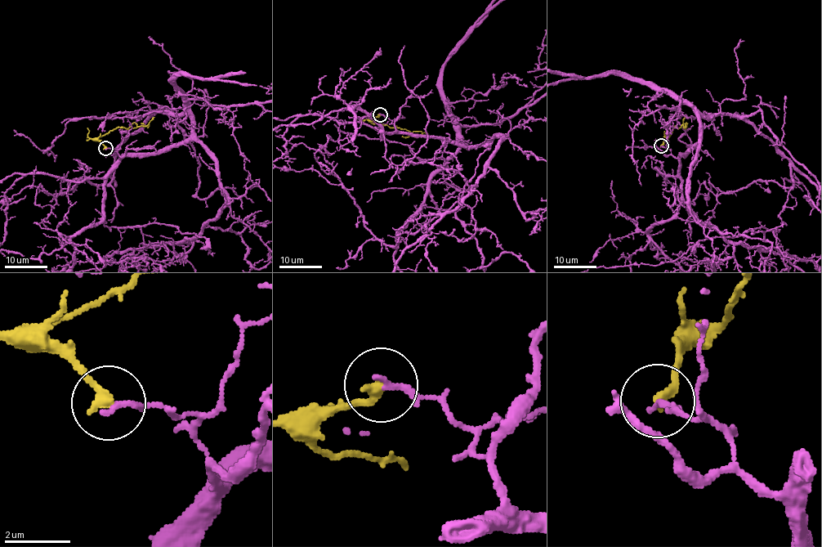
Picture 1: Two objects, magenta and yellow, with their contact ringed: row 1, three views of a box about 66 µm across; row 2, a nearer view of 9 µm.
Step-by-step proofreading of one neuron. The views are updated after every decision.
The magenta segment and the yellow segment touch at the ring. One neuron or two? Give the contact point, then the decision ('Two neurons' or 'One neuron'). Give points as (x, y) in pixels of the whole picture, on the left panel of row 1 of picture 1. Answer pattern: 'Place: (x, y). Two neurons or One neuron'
Place: (105, 148). Two neurons

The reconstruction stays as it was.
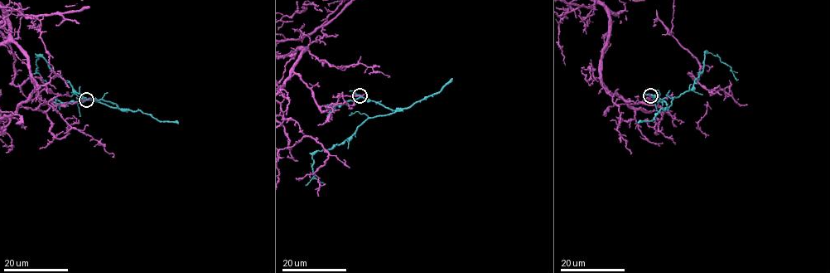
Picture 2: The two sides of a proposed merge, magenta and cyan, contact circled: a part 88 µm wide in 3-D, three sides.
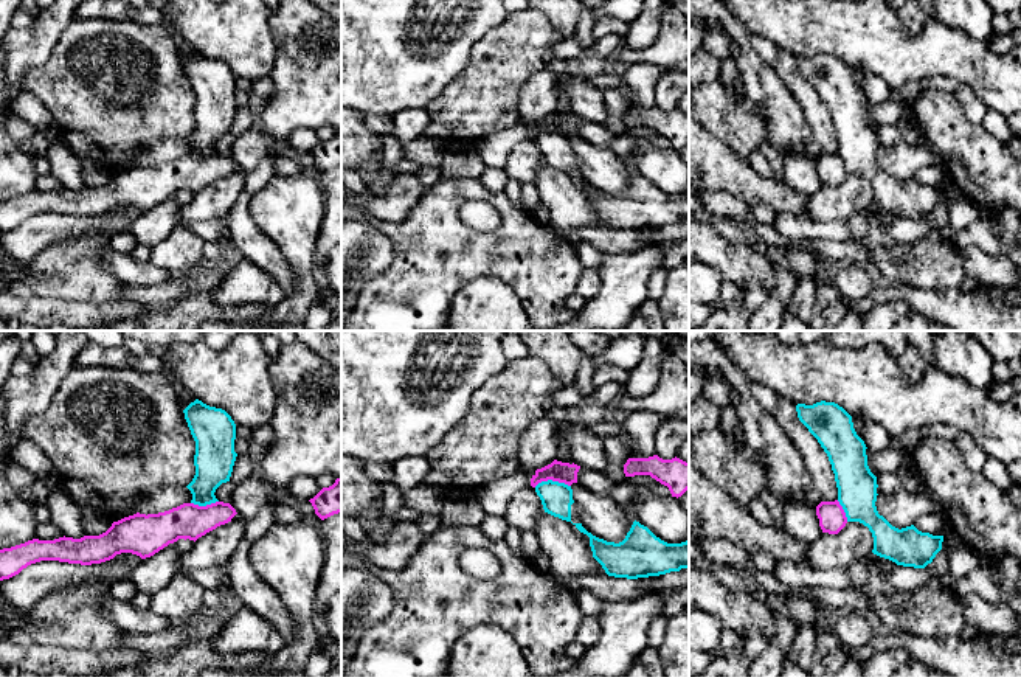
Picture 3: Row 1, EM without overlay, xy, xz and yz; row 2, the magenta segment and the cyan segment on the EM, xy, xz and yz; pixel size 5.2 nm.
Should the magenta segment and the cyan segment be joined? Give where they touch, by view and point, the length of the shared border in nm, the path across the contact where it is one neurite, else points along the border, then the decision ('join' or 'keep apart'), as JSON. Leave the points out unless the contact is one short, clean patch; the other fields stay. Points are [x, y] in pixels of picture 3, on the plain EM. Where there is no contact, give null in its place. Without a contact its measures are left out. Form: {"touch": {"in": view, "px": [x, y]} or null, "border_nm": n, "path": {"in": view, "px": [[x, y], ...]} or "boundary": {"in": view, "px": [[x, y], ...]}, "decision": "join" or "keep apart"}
{"touch": {"in": "xz", "px": [551, 131]}, "border_nm": 190, "boundary": {"in": "xz", "px": [[570, 137], [542, 132], [534, 138]]}, "decision": "keep apart"}

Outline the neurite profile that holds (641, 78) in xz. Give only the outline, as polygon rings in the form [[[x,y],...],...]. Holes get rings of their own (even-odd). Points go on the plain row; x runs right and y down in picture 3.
[[[647,62],[628,65],[621,78],[630,90],[633,101],[630,110],[649,110],[655,107],[656,85],[661,76],[661,68]]]

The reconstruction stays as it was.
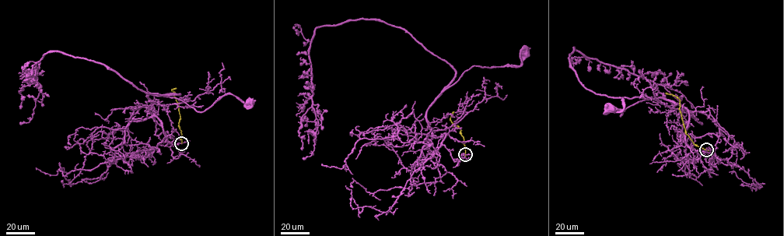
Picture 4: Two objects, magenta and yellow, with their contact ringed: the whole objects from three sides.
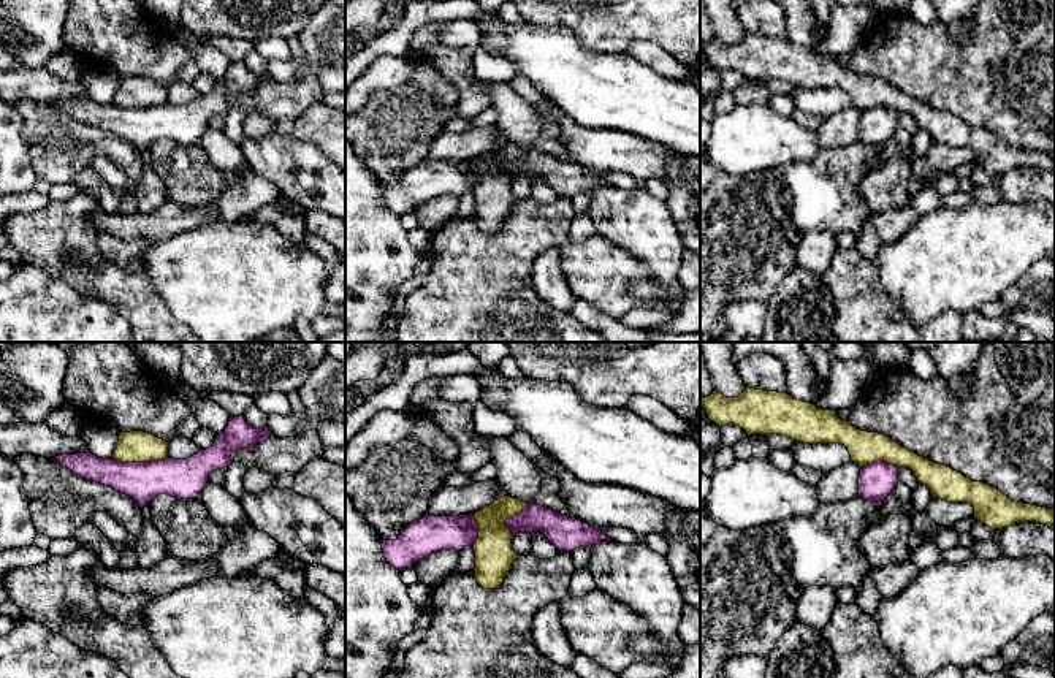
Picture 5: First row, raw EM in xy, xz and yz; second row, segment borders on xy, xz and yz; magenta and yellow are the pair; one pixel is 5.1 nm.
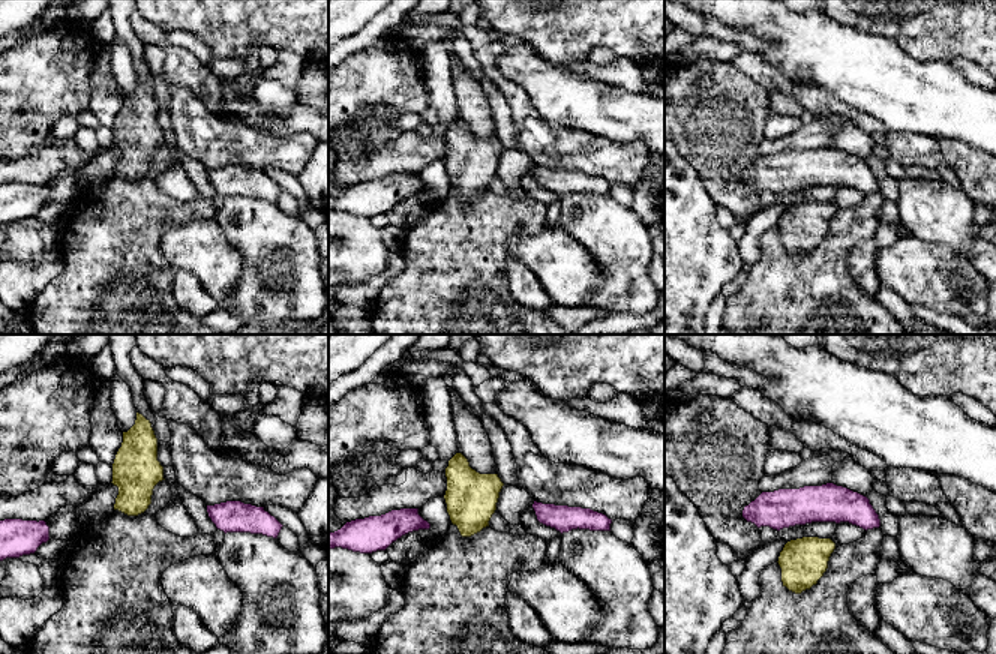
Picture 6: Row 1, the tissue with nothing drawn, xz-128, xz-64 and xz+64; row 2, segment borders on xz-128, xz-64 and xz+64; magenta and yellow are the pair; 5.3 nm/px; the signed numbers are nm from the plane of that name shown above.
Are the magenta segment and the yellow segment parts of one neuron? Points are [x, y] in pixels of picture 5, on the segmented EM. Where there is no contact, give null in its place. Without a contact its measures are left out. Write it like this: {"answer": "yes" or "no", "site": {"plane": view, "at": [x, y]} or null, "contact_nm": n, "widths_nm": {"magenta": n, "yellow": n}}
{"answer": "no", "site": {"plane": "xy", "at": [140, 463]}, "contact_nm": 280, "widths_nm": {"magenta": 200, "yellow": 160}}

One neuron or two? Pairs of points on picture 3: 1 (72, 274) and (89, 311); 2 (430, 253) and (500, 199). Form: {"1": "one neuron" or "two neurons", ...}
{"1": "two neurons", "2": "one neuron"}

